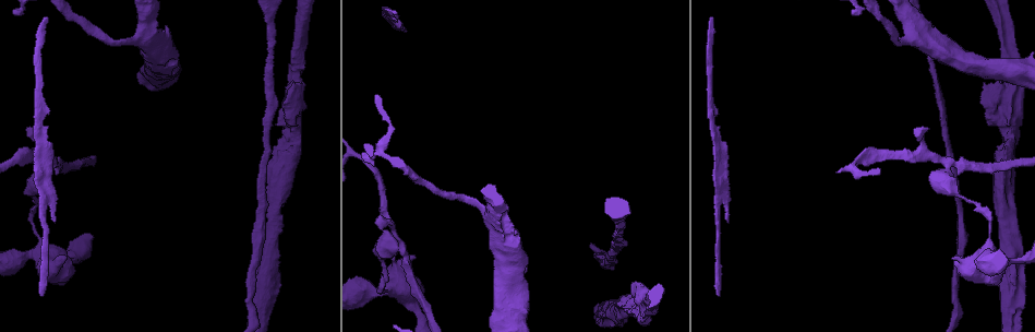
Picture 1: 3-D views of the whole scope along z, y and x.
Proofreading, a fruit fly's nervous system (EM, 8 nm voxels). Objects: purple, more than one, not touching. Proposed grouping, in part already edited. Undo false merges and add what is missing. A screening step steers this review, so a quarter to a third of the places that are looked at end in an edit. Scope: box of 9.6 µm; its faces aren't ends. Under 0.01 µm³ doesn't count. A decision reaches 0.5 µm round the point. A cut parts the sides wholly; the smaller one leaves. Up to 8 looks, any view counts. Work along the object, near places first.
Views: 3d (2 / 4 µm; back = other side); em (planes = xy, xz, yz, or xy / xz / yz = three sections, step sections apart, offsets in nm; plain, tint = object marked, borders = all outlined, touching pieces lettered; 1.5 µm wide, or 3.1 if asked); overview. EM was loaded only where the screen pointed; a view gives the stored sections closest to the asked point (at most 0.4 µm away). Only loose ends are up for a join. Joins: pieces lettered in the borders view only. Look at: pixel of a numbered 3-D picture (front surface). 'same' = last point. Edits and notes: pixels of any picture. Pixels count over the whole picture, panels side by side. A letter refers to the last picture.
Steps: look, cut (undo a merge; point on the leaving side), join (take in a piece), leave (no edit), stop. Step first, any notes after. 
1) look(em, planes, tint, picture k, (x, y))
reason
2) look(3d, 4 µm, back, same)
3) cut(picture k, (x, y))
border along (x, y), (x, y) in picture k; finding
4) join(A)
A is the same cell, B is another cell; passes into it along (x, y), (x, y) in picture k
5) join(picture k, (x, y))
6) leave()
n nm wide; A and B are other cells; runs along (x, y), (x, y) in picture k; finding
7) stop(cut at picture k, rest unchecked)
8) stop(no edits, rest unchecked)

look(em, xy, step 4, tint, picture 1, (712, 19))
thin end

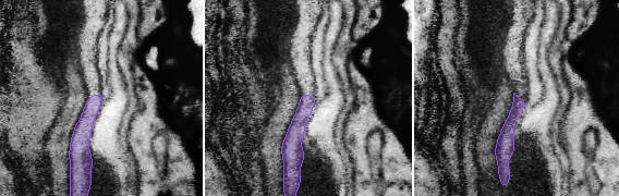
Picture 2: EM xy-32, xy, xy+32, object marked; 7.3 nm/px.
look(em, xy, step 4, borders, same)
see the neighbours

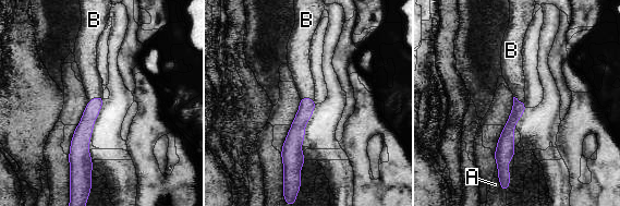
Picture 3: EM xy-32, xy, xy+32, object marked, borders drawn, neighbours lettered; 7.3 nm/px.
join(B)
B is the same cell, A is another cell; passes into it along (84, 129), (96, 97), (93, 83) in picture 3; the cell continues

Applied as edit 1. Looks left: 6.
look(em, xz, step 8, borders, picture 1, (714, 163))

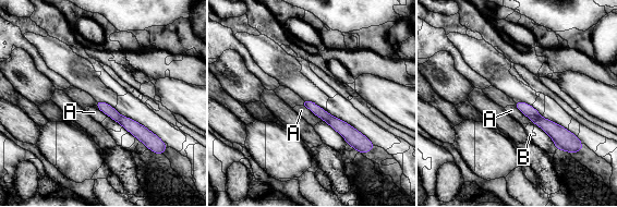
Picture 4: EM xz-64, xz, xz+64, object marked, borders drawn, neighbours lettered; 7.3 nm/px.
leave()
A touches over 180 nm; A and B are other cells; no lettered piece goes on from it

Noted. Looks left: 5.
look(em, planes, borders, picture 1, (926, 130))
tapers out

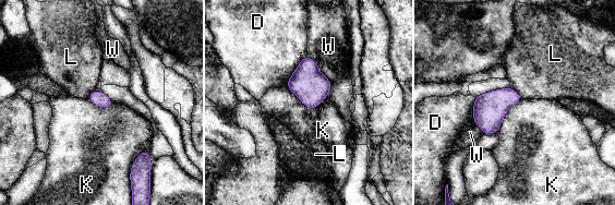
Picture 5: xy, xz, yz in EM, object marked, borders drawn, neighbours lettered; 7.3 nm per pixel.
leave()
D, K, L and W are other cells; border along (286, 85), (305, 106), (321, 104) in picture 5; no lettered piece goes on from it

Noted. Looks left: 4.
look(em, xz, step 4, borders, picture 1, (363, 154))
thin end

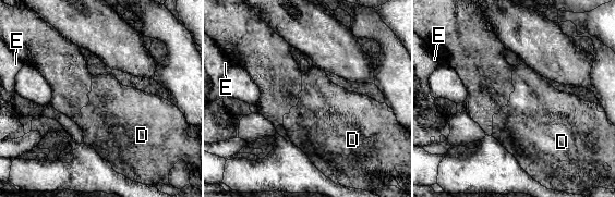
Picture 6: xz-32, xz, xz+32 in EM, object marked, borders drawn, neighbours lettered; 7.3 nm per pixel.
look(em, planes, borders, same)

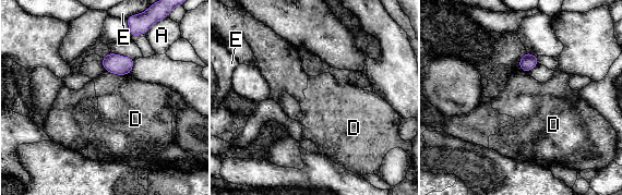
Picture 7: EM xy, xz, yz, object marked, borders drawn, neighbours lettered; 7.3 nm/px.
leave()
A, D and E are other cells; border along (105, 71), (129, 75) in picture 7; none of them fits

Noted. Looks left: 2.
stop(join at picture 3, rest unchecked)

